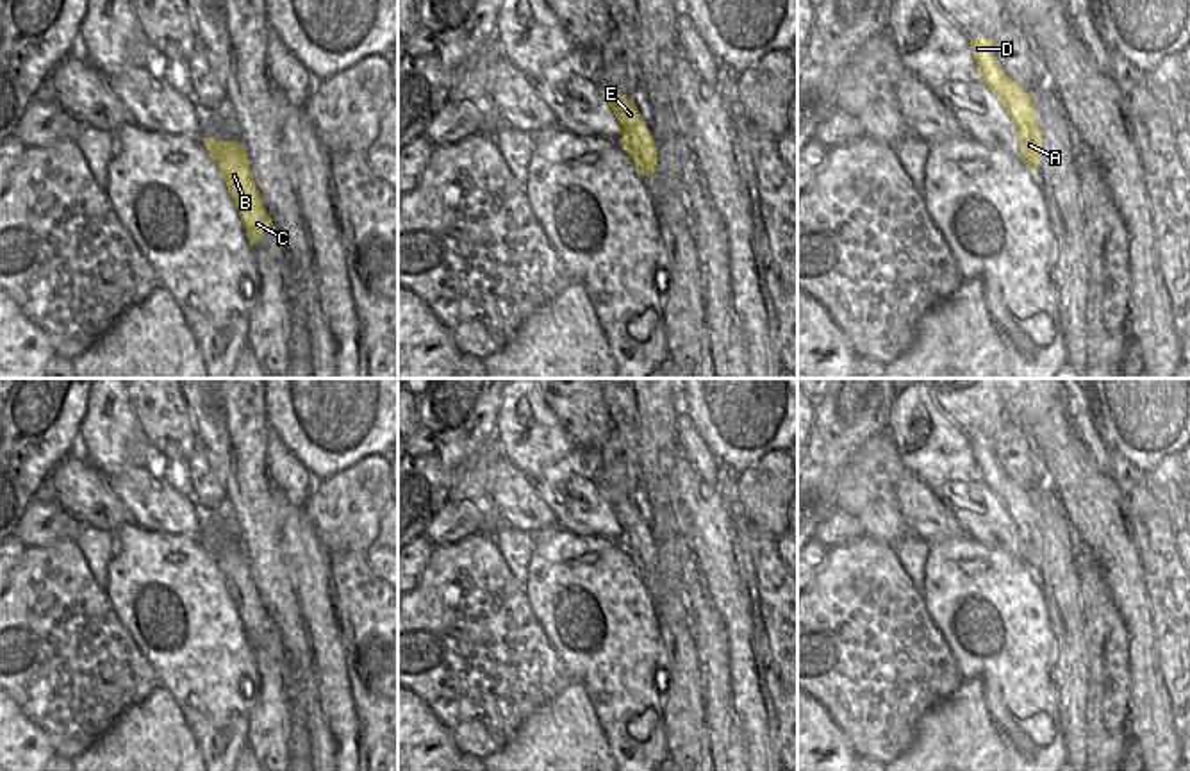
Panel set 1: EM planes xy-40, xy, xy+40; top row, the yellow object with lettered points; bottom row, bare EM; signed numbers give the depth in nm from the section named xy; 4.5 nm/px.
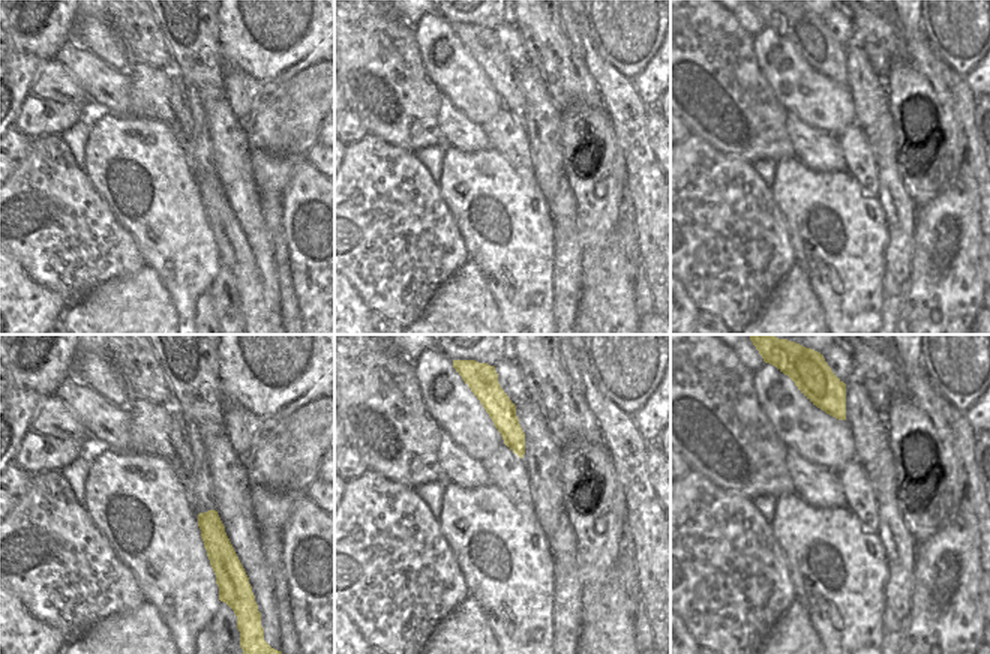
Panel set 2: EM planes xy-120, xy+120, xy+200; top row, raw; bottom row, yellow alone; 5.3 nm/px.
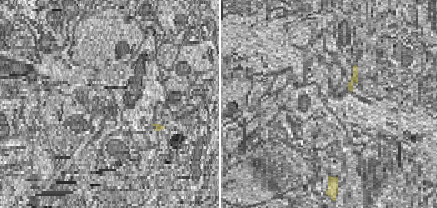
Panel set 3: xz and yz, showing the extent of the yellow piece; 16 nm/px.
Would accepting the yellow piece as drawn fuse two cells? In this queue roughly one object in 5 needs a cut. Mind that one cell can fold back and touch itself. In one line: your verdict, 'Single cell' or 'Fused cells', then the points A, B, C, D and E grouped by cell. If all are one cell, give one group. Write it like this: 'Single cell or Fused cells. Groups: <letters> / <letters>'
Single cell. Groups: A B C D E

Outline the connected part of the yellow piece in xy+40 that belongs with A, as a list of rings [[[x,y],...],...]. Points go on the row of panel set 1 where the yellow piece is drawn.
[[[972,37],[971,54],[978,64],[981,80],[988,86],[992,95],[1003,104],[1010,114],[1017,139],[1021,143],[1021,159],[1038,168],[1038,157],[1042,153],[1042,132],[1038,128],[1038,118],[1031,104],[1029,93],[1015,84],[997,64],[992,54],[992,37]]]

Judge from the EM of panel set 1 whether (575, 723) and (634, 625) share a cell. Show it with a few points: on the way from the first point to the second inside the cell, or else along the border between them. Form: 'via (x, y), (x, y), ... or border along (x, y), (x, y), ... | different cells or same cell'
border along (571, 682), (584, 689), (594, 720), (607, 739) | different cells

